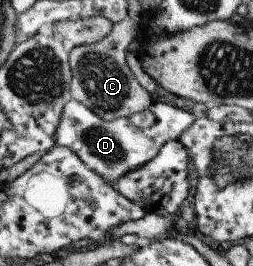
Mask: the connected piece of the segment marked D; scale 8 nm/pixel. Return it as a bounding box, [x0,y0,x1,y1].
[56,99,196,186]

